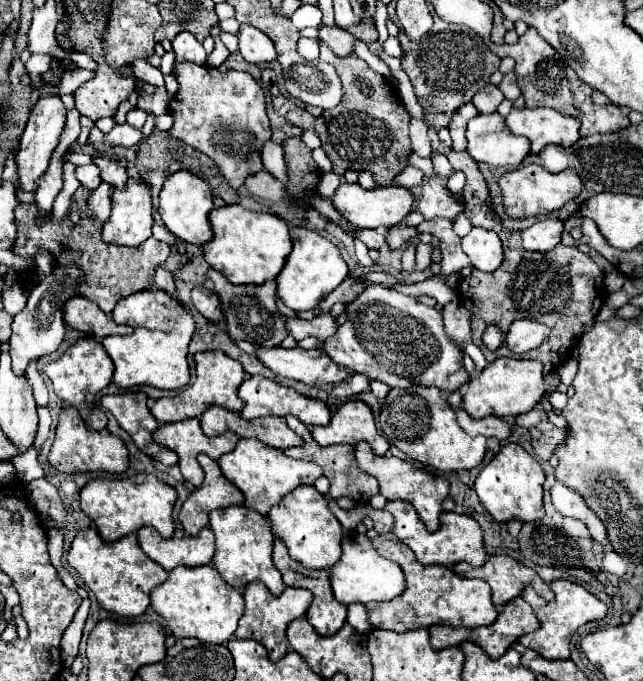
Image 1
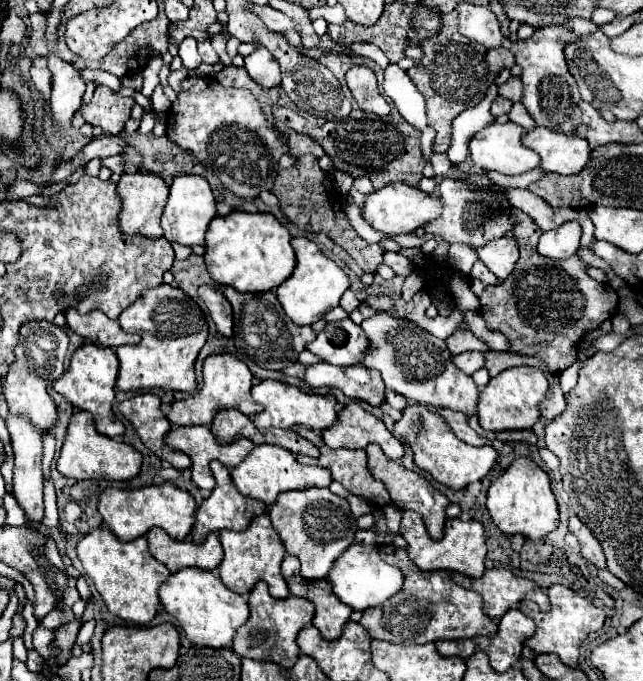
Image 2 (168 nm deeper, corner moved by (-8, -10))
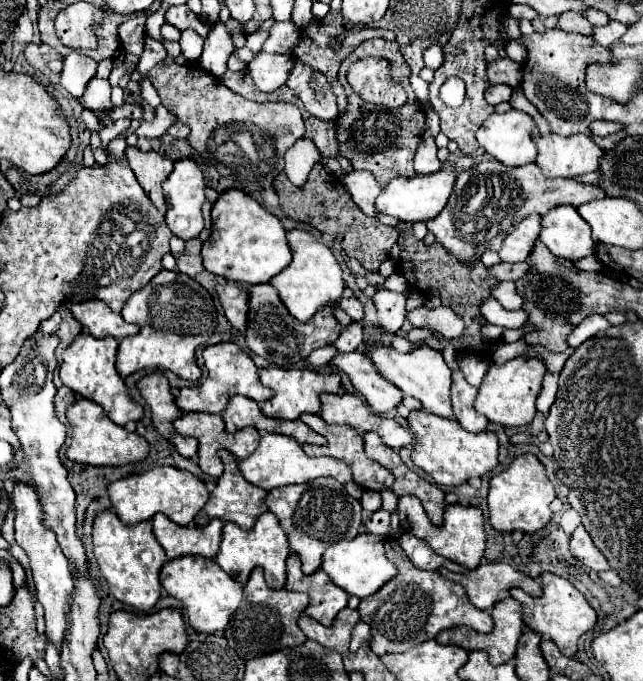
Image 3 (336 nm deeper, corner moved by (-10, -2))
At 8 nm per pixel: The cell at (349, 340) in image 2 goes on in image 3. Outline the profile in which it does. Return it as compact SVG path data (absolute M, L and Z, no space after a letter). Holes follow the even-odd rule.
M369 334L363 336L363 348L365 348L365 356L373 362L373 366L379 370L379 374L383 374L389 382L393 382L403 394L413 396L417 400L421 400L423 408L435 416L443 416L443 418L453 418L453 408L451 408L451 370L443 360L443 354L429 348L429 346L421 346L409 354L401 354L391 346L385 346L373 338L369 338Z

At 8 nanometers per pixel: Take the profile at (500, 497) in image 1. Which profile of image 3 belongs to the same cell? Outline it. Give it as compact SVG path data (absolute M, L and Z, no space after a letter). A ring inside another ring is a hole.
M533 454L517 456L507 470L495 474L489 482L489 522L499 532L537 532L553 516L549 504L555 500L555 486L545 474L545 466Z

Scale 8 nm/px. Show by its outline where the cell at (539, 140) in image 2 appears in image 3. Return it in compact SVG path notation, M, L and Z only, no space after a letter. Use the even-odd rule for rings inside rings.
M549 132L535 136L533 142L539 150L535 162L543 174L549 174L549 178L595 172L599 166L597 160L603 154L603 150L587 134L559 136Z

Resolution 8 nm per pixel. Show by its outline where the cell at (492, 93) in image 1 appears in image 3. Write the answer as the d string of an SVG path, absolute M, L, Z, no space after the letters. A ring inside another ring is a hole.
M499 84L499 86L489 86L487 92L485 92L485 100L491 104L491 106L497 106L501 102L509 102L511 98L511 88L505 86L505 84Z

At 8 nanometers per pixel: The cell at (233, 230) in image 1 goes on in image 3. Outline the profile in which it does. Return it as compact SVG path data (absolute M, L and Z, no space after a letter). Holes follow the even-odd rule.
M241 190L223 192L211 210L211 236L203 242L203 266L227 280L245 284L263 284L285 270L293 256L287 242L287 232L277 216L267 212L255 198Z

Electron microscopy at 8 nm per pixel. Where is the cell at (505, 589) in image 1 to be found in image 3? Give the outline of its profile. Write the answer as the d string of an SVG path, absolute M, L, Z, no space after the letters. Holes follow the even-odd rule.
M493 562L493 564L481 564L475 570L465 570L465 572L449 572L447 568L439 570L441 576L447 580L459 582L467 588L467 596L473 606L479 610L489 610L493 608L503 592L509 592L511 588L521 588L529 596L543 596L543 588L539 580L533 580L525 576L523 572L517 572L505 562Z

